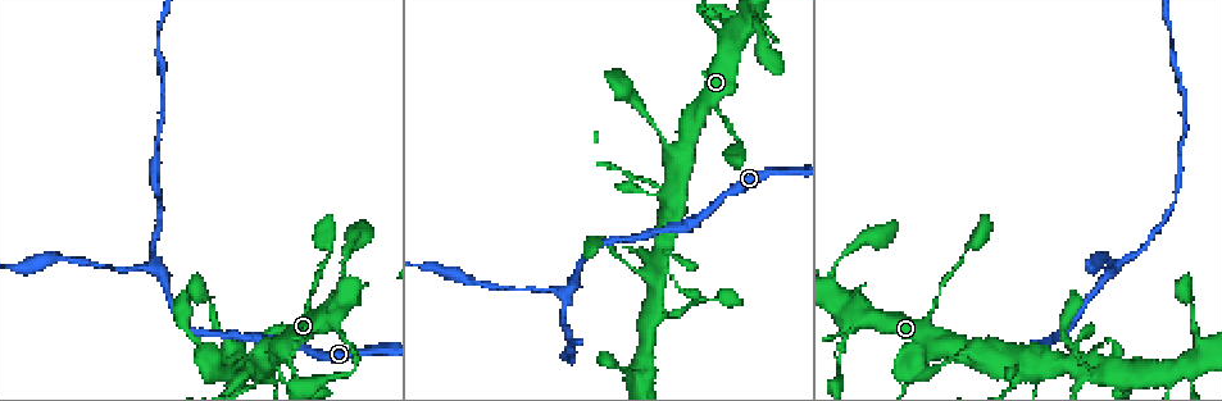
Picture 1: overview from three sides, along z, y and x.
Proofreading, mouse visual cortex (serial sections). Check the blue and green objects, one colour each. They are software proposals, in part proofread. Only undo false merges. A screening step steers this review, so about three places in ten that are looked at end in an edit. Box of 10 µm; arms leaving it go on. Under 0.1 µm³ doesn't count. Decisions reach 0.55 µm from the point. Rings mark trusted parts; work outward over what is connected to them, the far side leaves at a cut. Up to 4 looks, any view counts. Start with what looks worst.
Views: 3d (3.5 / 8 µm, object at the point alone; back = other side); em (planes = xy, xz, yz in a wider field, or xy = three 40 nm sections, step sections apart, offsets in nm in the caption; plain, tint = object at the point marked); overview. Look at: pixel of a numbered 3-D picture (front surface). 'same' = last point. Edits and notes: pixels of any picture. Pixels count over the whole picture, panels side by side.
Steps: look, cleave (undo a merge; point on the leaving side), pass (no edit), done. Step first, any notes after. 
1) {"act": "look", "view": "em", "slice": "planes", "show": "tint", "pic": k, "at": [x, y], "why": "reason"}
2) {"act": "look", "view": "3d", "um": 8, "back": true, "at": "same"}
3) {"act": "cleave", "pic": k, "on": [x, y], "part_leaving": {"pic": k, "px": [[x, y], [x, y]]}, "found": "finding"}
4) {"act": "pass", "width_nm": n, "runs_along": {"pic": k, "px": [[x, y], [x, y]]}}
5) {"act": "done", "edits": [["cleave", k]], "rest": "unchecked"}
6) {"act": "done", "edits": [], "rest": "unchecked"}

{"act": "look", "view": "3d", "um": 3.5, "pic": 1, "at": [567, 290], "why": "side arm on a straight run"}

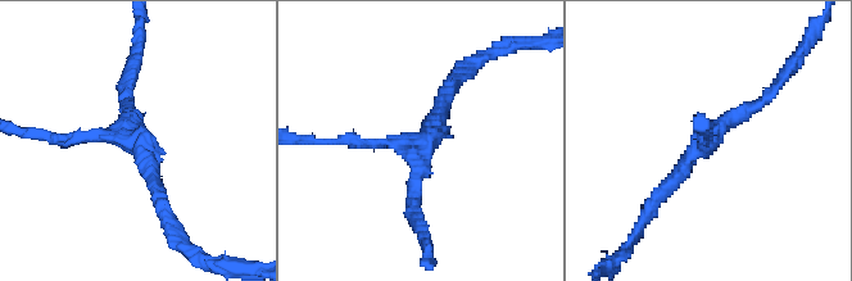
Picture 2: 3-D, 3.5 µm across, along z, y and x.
{"act": "look", "view": "em", "slice": "planes", "show": "plain", "pic": 2, "at": [713, 136], "arms": 3, "arm_widths_nm": [150, 150, 200], "why": "shape alone is not enough"}

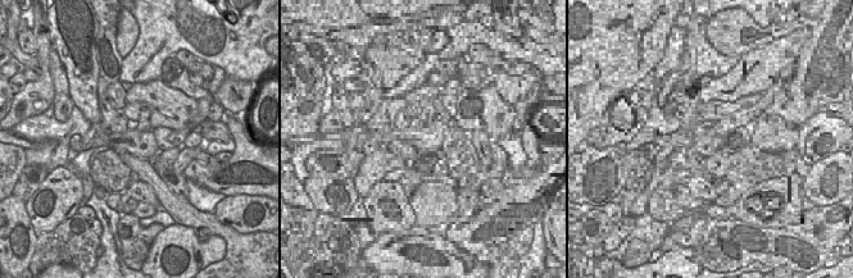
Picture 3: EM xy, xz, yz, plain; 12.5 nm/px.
{"act": "look", "view": "em", "slice": "planes", "show": "tint", "at": "same", "why": "where the object lies"}

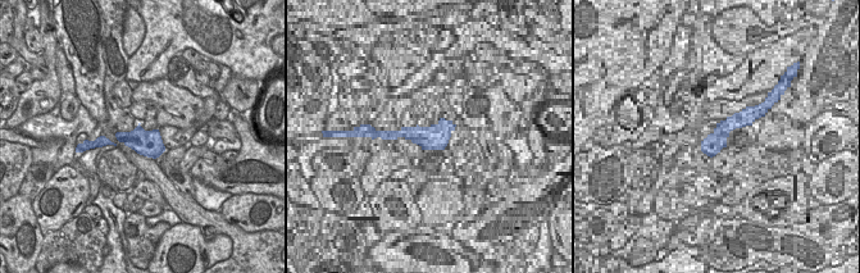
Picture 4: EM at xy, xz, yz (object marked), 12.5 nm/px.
{"act": "pass", "runs_along": {"pic": 2, "px": [[658, 196], [728, 118], [776, 86]]}, "found": "all the same cell"}

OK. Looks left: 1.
{"act": "look", "view": "3d", "um": 3.5, "pic": 1, "at": [291, 368], "why": "thick turns thin"}

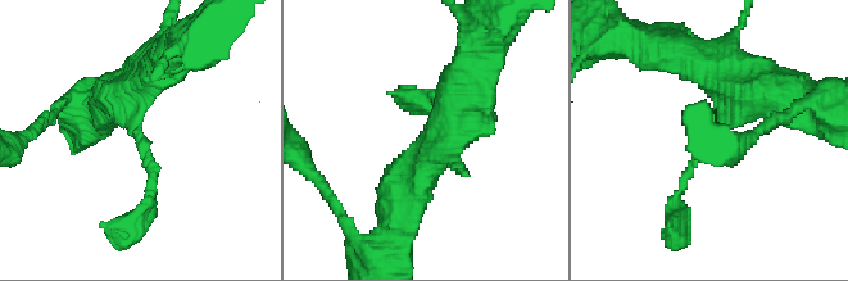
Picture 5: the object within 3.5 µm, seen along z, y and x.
{"act": "pass", "runs_along": {"pic": 5, "px": [[722, 69], [742, 93], [670, 199]]}, "found": "continuous, no second cell"}

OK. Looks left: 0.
{"act": "done", "edits": [], "rest": "unchecked"}

